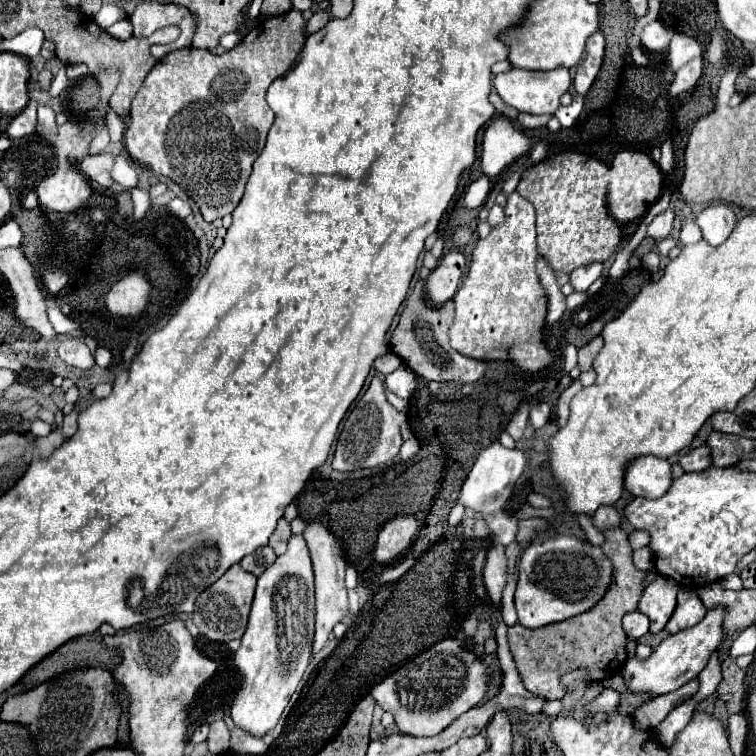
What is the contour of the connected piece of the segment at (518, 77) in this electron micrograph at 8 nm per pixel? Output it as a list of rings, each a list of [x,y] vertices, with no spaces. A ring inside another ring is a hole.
[[[566,67],[552,69],[552,71],[526,71],[526,69],[510,69],[506,73],[500,73],[494,77],[494,87],[498,95],[512,107],[516,107],[522,113],[534,113],[534,115],[554,115],[560,107],[560,95],[564,95],[570,87],[570,71]]]

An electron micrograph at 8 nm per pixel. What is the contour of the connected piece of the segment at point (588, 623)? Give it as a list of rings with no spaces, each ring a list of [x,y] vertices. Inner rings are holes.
[[[624,529],[604,531],[606,543],[602,549],[610,555],[614,563],[614,583],[610,585],[608,595],[592,607],[590,611],[570,617],[560,623],[552,623],[540,629],[526,629],[522,625],[514,625],[508,629],[508,643],[514,655],[516,667],[520,671],[520,679],[528,691],[544,699],[562,699],[566,695],[566,687],[560,683],[560,677],[574,669],[584,669],[588,679],[604,681],[606,677],[616,675],[626,659],[626,633],[622,629],[622,617],[630,611],[638,609],[640,597],[644,593],[644,583],[650,571],[640,571],[632,563],[632,547],[628,533]],[[538,645],[538,649],[536,649]]]

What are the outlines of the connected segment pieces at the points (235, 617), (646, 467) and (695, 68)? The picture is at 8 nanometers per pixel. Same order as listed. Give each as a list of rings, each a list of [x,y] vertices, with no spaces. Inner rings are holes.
[[[232,565],[214,585],[210,585],[202,595],[196,599],[196,609],[192,613],[192,621],[200,629],[202,635],[206,635],[212,641],[228,643],[232,639],[240,639],[244,635],[248,613],[254,597],[256,577],[244,571],[240,565]]]
[[[640,457],[624,475],[626,489],[636,497],[662,497],[672,485],[672,465],[660,457]]]
[[[702,57],[692,59],[690,63],[686,63],[684,67],[680,67],[680,69],[676,71],[674,83],[672,83],[672,87],[670,87],[670,95],[676,97],[676,95],[692,89],[692,87],[698,83],[700,75],[702,75]]]

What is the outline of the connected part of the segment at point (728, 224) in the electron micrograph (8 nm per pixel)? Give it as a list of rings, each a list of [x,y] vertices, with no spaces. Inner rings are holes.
[[[714,203],[696,213],[694,221],[700,225],[704,241],[708,241],[710,245],[720,245],[734,231],[738,219],[728,205]]]

